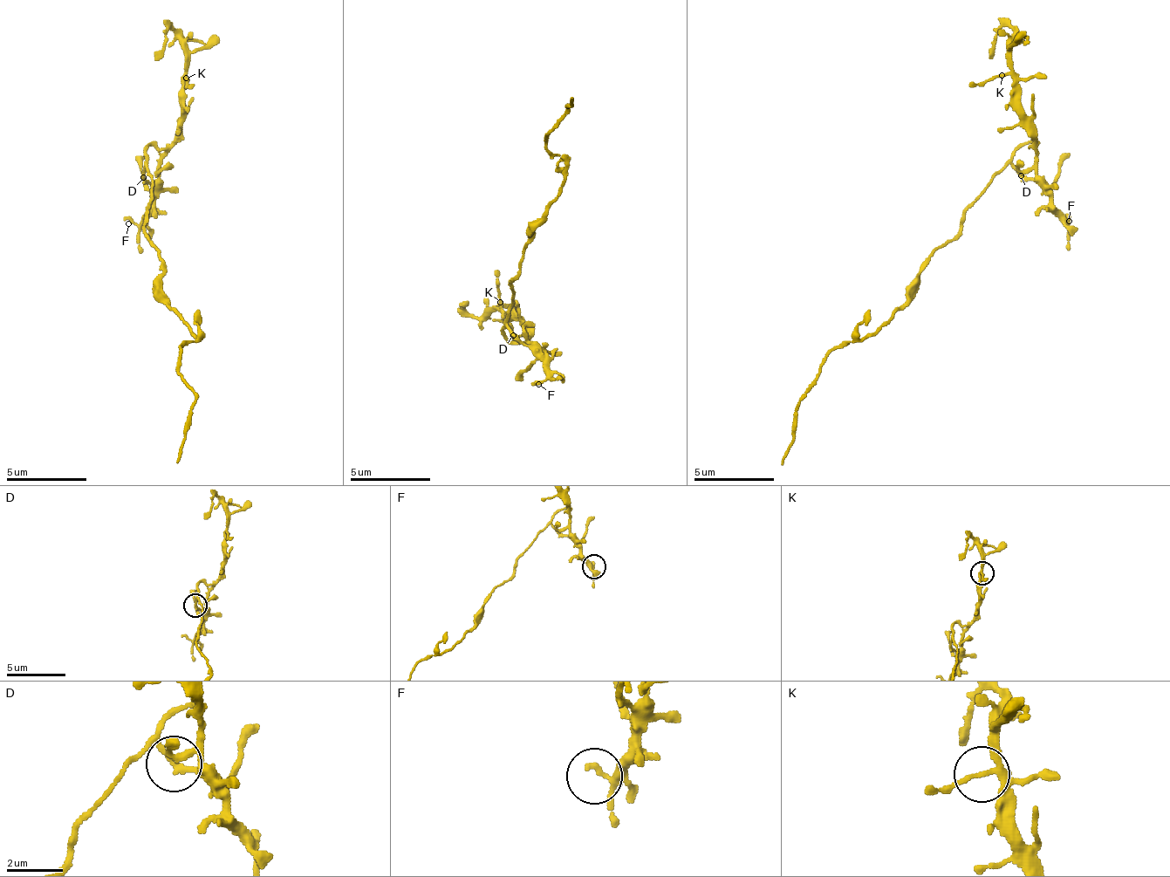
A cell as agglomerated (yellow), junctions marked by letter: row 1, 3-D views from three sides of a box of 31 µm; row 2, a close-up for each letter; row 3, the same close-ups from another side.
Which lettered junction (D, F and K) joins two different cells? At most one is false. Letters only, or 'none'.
D

